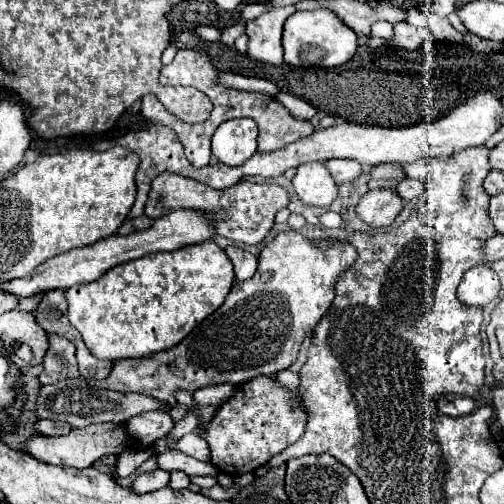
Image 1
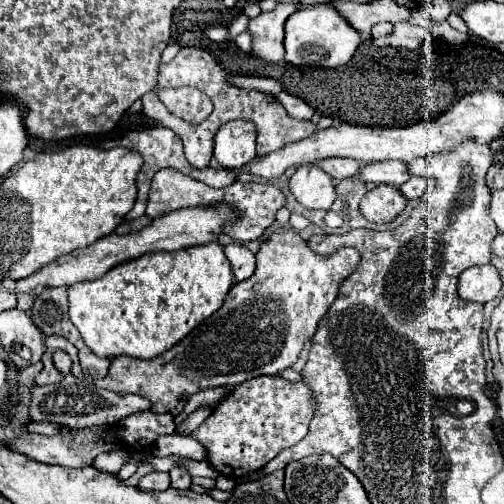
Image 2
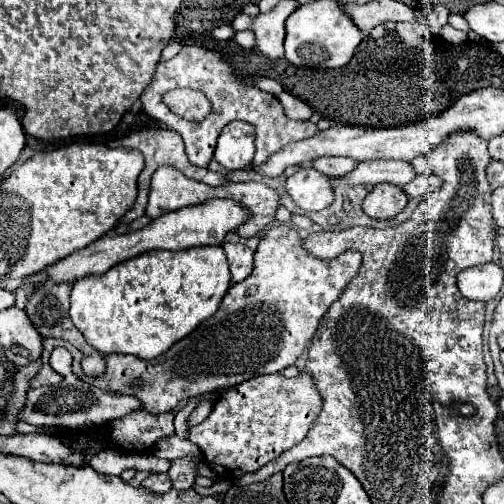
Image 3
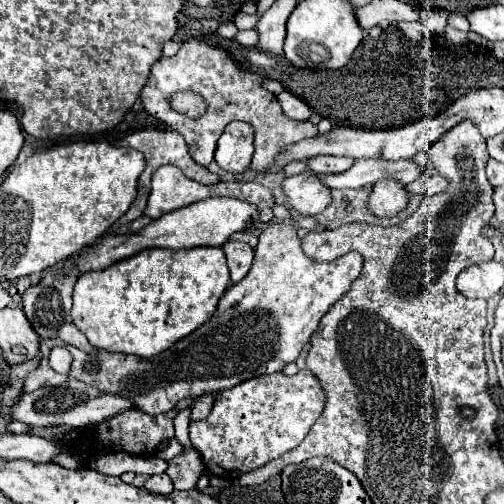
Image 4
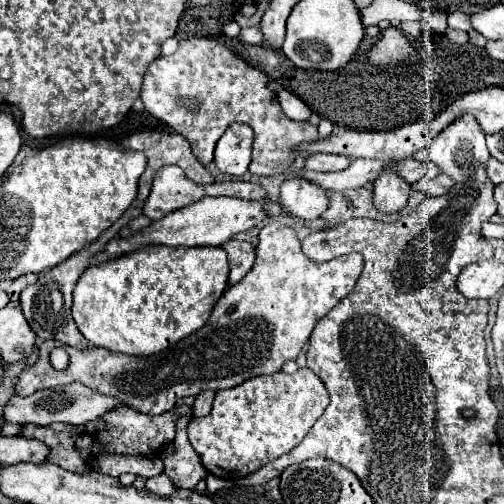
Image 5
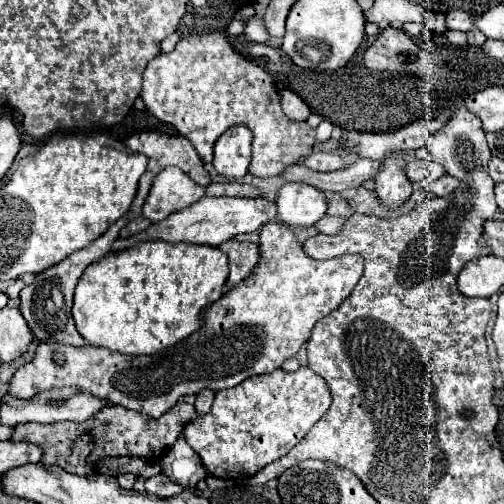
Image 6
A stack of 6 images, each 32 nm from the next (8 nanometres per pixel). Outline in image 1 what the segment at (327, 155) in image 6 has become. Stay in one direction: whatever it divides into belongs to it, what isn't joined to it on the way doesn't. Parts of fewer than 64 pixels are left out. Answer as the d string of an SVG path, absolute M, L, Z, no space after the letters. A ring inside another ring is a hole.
M328 160L328 162L324 162L324 166L330 168L336 184L352 182L352 180L360 178L364 172L364 168L360 164L356 164L356 160Z

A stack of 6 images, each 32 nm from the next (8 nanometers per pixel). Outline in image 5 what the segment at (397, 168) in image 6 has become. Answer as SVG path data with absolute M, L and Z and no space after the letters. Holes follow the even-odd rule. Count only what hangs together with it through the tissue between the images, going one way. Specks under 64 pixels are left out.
M388 170L388 172L384 172L384 176L380 176L374 182L372 204L382 214L394 214L406 206L410 192L412 192L410 184L400 180L396 176L396 172Z

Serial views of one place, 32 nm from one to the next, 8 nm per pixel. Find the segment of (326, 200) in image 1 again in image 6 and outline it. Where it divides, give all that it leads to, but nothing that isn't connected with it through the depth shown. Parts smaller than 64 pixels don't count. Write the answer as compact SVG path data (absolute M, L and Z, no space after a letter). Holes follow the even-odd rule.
M286 182L278 192L278 218L290 228L310 228L326 214L326 194L304 182Z

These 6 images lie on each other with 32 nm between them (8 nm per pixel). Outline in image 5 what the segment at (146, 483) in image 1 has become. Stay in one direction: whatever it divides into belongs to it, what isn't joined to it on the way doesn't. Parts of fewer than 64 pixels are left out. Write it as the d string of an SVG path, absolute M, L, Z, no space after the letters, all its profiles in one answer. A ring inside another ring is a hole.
M158 474L154 478L148 478L148 492L152 492L152 494L170 496L174 490L176 490L176 486L172 486L172 482L166 474Z

